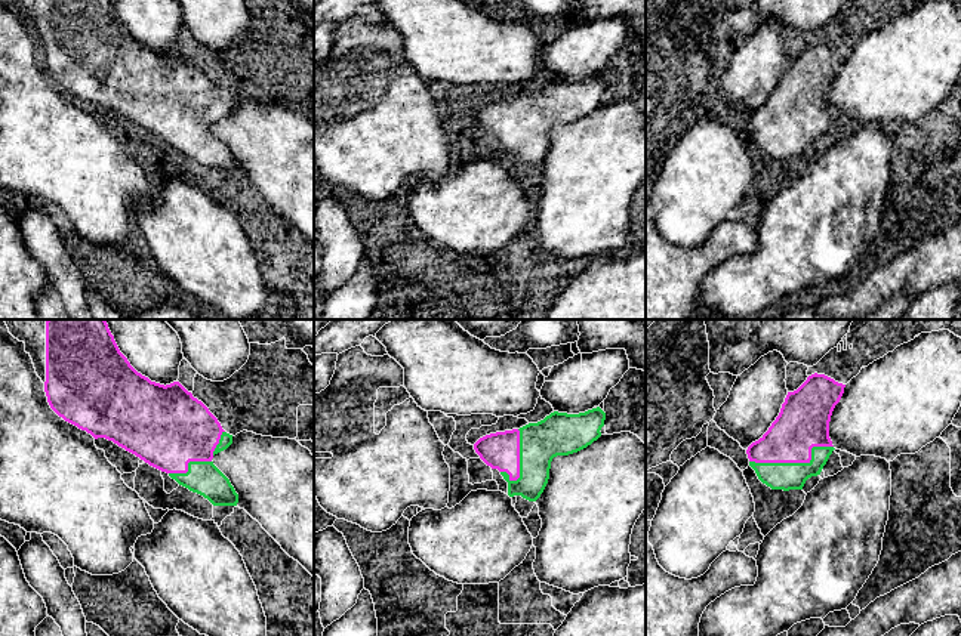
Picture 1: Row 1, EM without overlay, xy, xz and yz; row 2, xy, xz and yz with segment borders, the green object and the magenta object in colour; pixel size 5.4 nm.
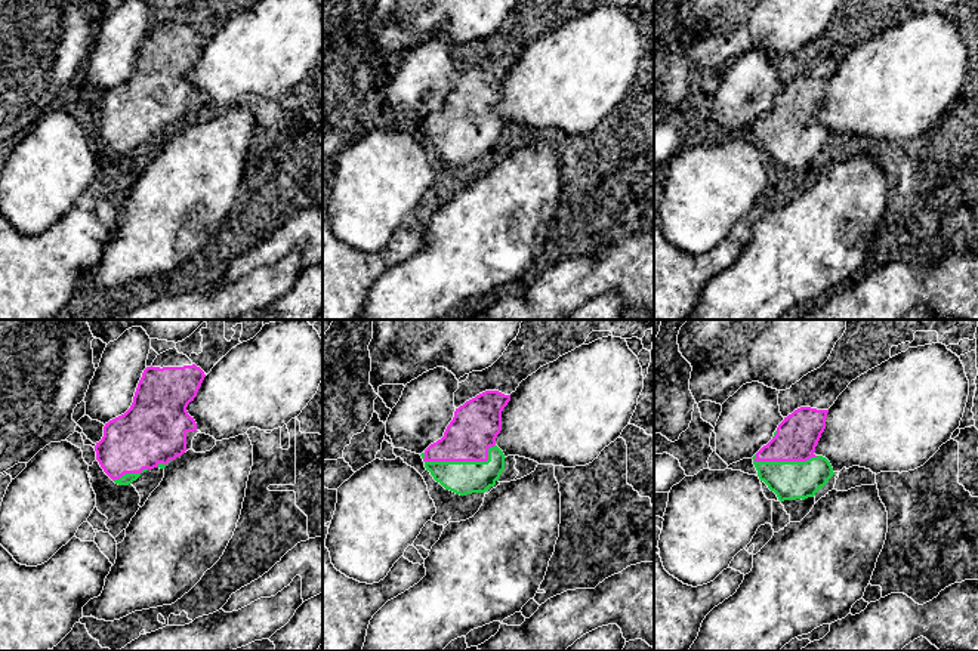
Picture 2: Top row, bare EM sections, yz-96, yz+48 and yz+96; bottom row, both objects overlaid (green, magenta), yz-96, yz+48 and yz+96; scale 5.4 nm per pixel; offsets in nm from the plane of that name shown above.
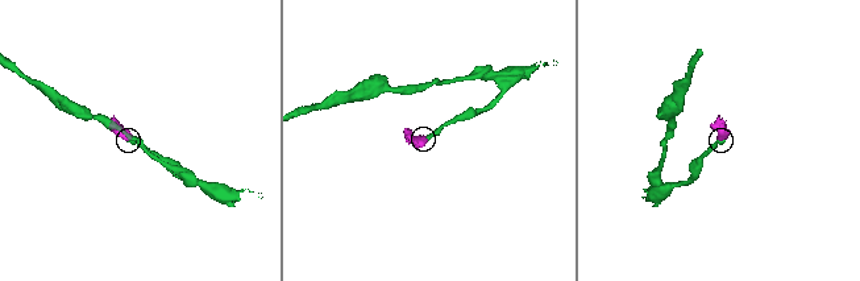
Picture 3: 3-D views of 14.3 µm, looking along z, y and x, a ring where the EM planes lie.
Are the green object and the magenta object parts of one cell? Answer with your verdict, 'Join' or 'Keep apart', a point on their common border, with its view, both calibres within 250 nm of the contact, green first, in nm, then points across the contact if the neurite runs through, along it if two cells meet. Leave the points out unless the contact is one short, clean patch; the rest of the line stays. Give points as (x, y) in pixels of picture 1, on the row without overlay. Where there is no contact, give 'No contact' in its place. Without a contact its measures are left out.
Join. Touches green at yz (795, 132). Thickness 150 nm (green) against 280 nm

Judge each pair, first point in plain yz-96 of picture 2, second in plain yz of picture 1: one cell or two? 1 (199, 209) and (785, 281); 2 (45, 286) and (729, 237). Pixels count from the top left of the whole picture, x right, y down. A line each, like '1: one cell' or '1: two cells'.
1: one cell
2: one cell

